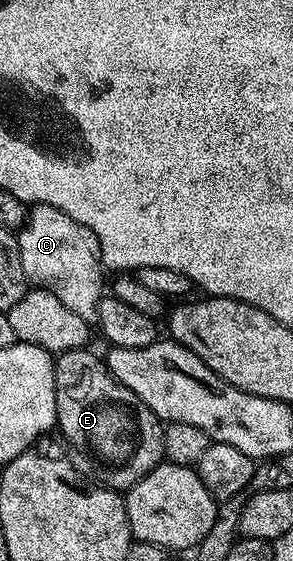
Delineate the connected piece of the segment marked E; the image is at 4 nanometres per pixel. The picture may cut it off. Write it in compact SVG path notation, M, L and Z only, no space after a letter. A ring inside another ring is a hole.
M87 347L61 352L55 357L56 365L56 423L61 432L76 448L96 459L100 467L99 479L109 488L127 490L137 484L150 470L164 460L164 424L141 402L138 394L126 390L109 372L107 363Z

